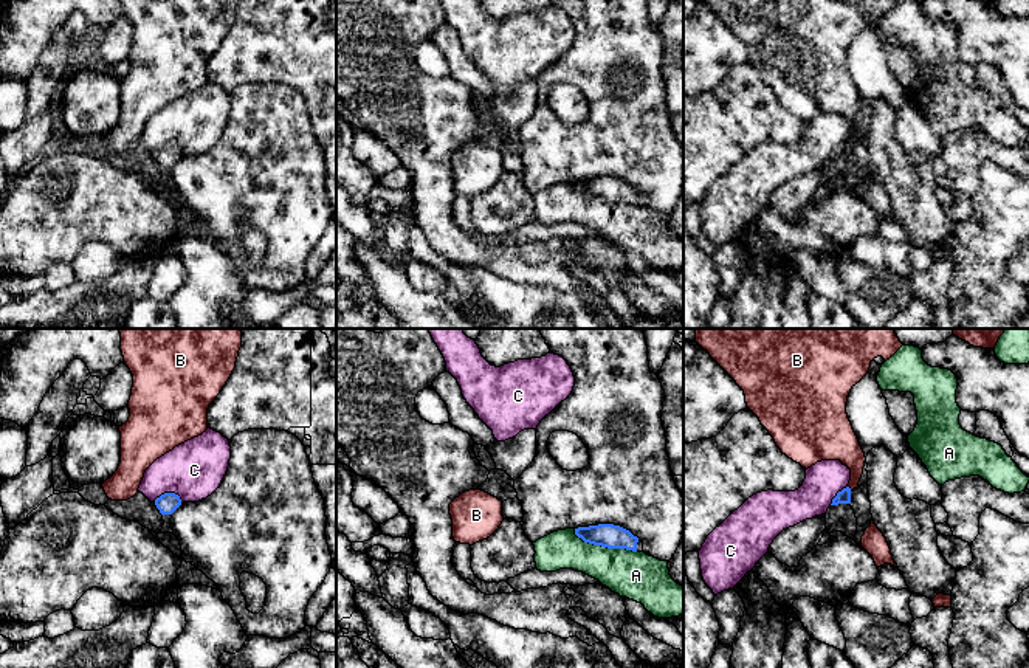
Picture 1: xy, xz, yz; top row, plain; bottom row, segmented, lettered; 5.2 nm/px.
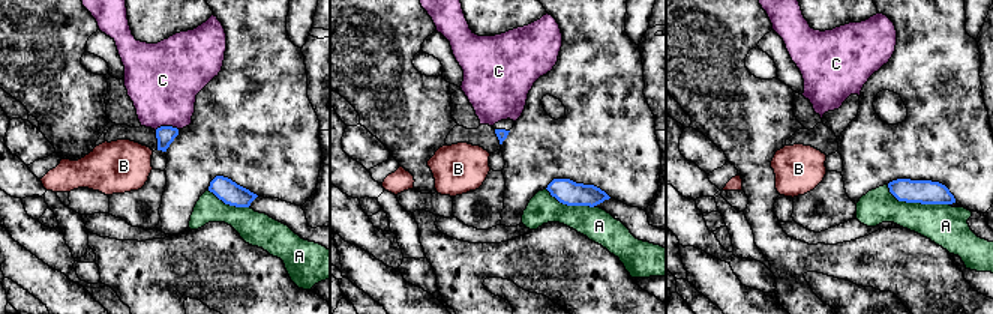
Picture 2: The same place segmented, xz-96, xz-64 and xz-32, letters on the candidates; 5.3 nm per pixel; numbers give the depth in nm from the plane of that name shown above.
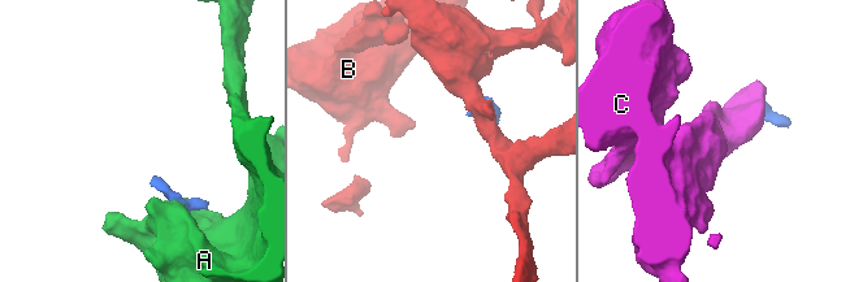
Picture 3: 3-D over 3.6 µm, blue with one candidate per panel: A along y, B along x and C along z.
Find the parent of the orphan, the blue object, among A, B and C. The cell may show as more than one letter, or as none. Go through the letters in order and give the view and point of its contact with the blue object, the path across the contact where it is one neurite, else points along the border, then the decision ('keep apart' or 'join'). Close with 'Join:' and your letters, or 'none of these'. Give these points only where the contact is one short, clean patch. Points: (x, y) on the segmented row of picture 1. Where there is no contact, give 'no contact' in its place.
A: xz (603, 546) | keep apart
B: yz (850, 488) | along yz (848, 485), (851, 490) | keep apart
C: xy (168, 493) | along xy (182, 499), (174, 493), (161, 493), (154, 501) | keep apart
Join: none of these

